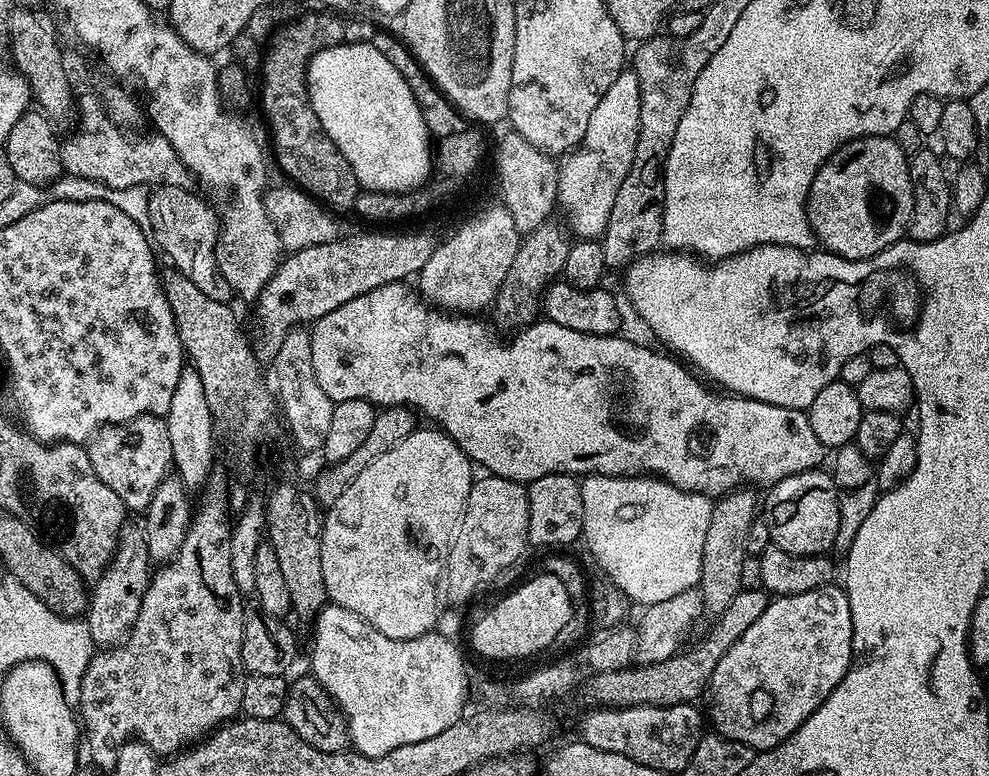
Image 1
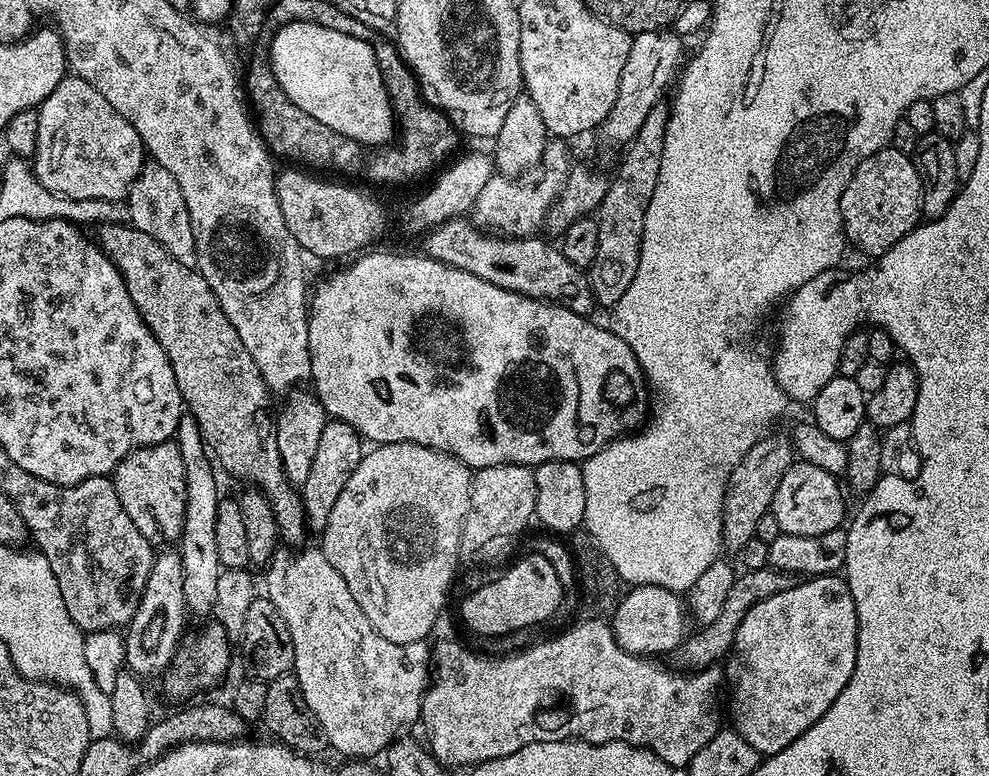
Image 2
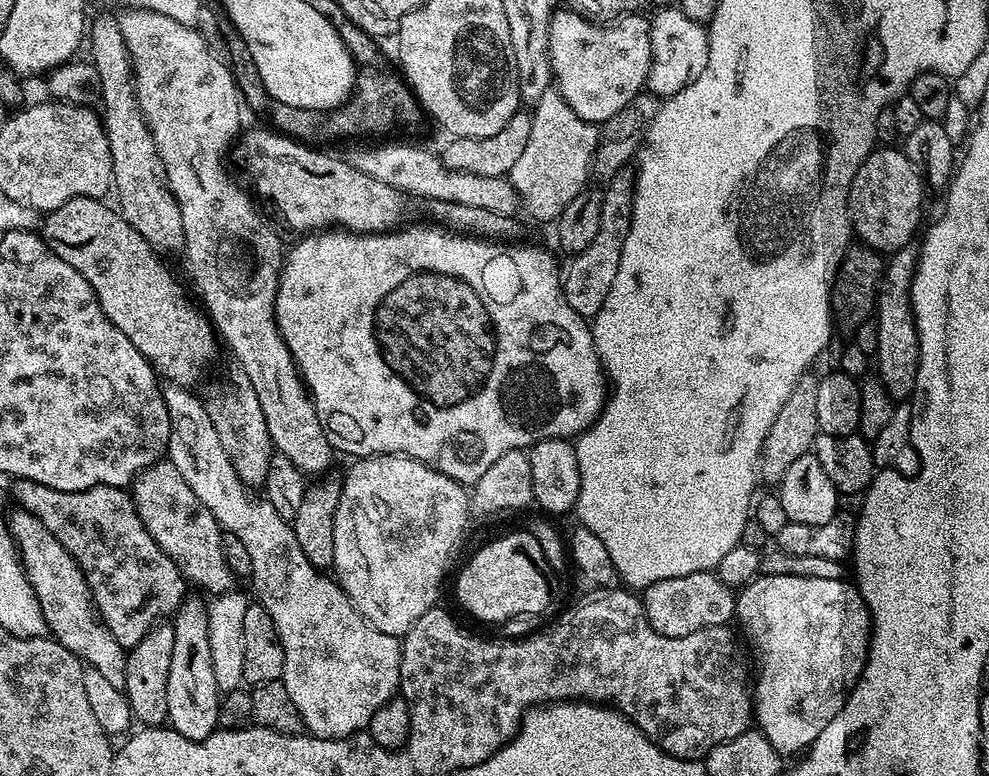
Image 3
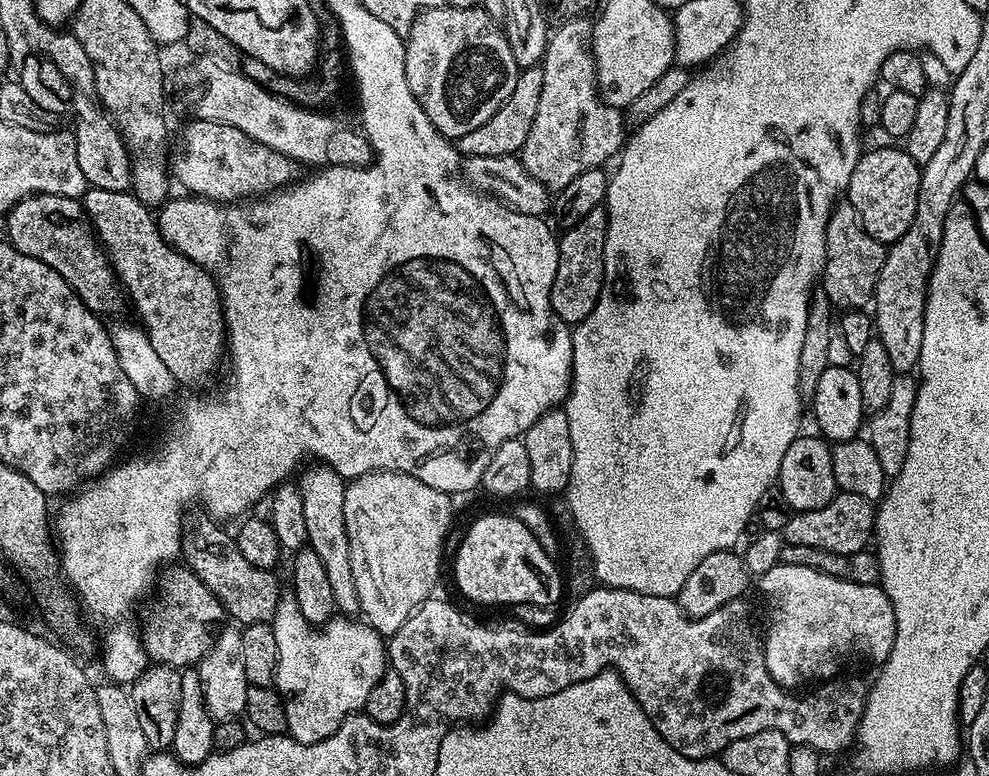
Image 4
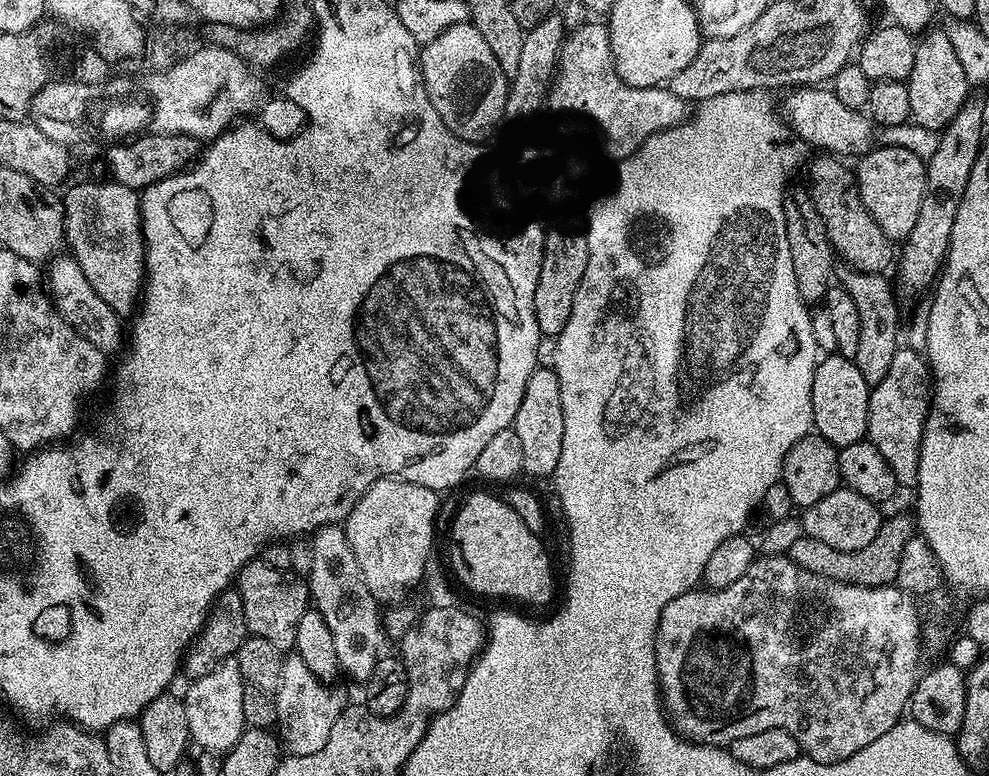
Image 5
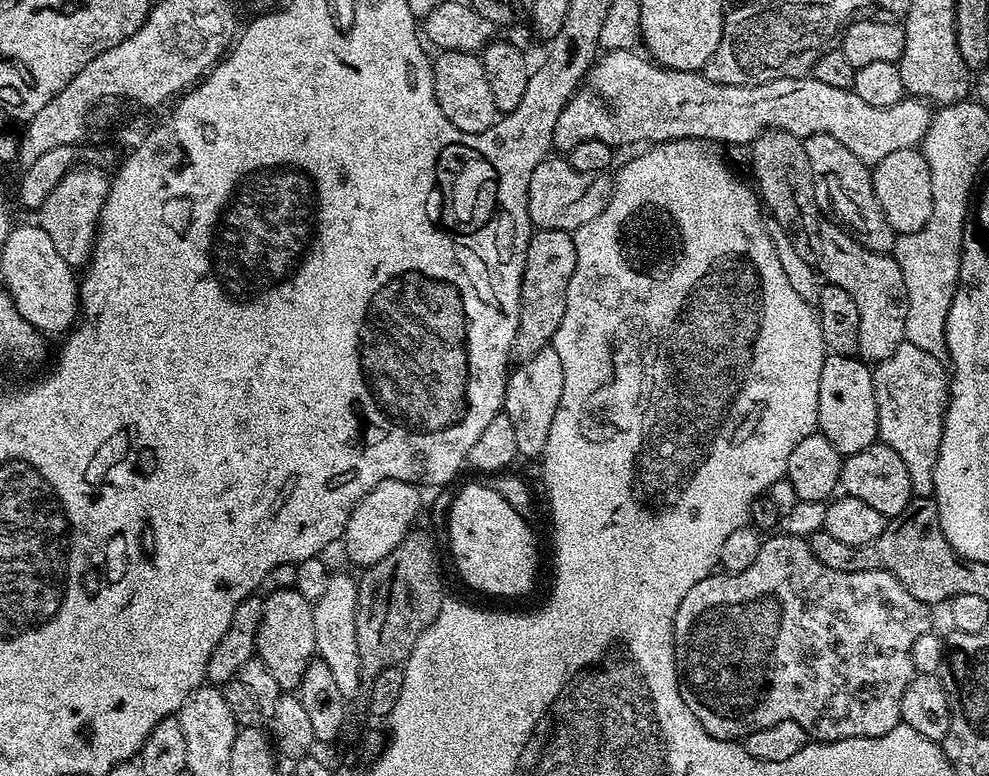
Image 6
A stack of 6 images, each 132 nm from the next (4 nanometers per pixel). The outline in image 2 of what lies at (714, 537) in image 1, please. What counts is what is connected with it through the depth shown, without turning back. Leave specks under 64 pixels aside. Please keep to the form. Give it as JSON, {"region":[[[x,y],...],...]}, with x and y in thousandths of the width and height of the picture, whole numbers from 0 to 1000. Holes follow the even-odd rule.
{"region":[[[796,561],[777,562],[765,567],[764,573],[742,601],[736,612],[736,625],[732,633],[732,656],[730,657],[731,705],[747,714],[754,698],[764,695],[766,671],[770,662],[779,659],[783,647],[783,637],[787,637],[787,621],[791,621],[791,611],[803,597],[801,568]]]}

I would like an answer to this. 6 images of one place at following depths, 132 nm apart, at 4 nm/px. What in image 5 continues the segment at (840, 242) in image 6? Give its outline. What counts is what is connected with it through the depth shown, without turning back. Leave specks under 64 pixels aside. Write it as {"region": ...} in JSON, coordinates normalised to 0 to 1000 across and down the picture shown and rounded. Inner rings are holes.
{"region":[[[856,343],[846,344],[843,352],[848,370],[855,372],[859,384],[863,384],[868,394],[868,405],[872,419],[868,439],[868,456],[865,465],[868,477],[872,477],[872,487],[876,487],[879,497],[892,492],[896,481],[900,477],[900,466],[908,447],[908,439],[912,433],[912,418],[910,423],[910,397],[906,393],[907,372],[897,360],[897,354],[888,351],[869,351],[867,345]]]}

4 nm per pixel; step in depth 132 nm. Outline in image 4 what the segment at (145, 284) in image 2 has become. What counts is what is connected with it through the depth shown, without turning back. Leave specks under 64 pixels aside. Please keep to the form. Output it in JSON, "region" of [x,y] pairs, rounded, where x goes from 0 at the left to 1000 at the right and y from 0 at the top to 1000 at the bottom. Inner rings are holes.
{"region":[[[47,249],[27,253],[9,269],[6,284],[7,313],[30,332],[38,332],[38,338],[47,338],[47,343],[63,353],[63,358],[67,358],[67,363],[80,379],[92,402],[117,402],[127,392],[127,378],[121,370],[117,349],[109,335],[109,326],[98,309],[80,256]]]}

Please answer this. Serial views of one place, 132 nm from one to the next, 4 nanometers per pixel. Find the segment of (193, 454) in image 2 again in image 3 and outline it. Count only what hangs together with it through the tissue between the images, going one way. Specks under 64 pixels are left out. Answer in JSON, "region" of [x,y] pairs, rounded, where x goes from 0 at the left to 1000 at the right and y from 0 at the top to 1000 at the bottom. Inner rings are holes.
{"region":[[[201,767],[198,768],[187,771],[173,800],[176,843],[172,847],[172,874],[168,878],[168,915],[169,932],[184,946],[184,951],[207,954],[212,945],[219,942],[224,893],[216,879],[216,857],[212,849],[210,781],[205,772],[201,773]]]}

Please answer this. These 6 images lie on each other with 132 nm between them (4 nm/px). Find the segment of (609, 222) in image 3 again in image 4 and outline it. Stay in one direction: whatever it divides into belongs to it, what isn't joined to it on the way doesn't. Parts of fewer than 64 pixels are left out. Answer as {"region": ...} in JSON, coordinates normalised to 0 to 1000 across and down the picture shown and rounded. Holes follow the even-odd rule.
{"region":[[[608,265],[597,271],[593,281],[583,289],[575,289],[565,305],[564,353],[560,358],[560,369],[556,374],[556,389],[560,405],[572,419],[587,418],[601,399],[611,367],[611,318],[613,317],[613,296],[615,295],[615,271]]]}

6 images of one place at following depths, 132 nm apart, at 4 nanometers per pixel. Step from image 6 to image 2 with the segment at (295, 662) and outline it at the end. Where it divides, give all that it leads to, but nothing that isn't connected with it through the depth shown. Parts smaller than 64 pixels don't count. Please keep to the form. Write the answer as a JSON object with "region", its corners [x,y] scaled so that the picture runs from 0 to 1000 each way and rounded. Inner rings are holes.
{"region":[[[177,566],[127,585],[127,590],[123,590],[123,595],[119,595],[119,601],[112,608],[111,617],[119,637],[119,647],[123,647],[123,657],[131,662],[131,673],[140,678],[142,687],[155,704],[170,704],[173,702],[170,701],[173,696],[174,700],[181,697],[188,662],[188,601],[184,595],[184,580],[179,575]]]}

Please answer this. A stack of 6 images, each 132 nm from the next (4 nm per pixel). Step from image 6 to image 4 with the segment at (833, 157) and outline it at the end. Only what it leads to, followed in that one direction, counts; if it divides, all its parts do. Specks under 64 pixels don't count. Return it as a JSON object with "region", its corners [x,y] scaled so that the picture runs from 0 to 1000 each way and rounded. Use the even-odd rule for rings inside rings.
{"region":[[[849,260],[842,268],[835,291],[835,322],[831,374],[839,384],[842,398],[877,398],[886,380],[888,353],[892,353],[892,338],[896,338],[898,321],[872,291],[872,281],[861,263]]]}

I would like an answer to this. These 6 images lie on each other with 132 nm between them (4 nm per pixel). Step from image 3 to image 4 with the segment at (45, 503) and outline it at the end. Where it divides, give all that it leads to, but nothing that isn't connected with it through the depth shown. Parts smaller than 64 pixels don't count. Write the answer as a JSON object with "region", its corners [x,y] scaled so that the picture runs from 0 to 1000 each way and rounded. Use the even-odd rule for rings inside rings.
{"region":[[[167,731],[161,738],[162,780],[147,796],[141,816],[151,852],[190,863],[201,857],[202,849],[214,836],[222,811],[228,808],[229,790],[212,755],[205,753],[190,731],[178,731]]]}

